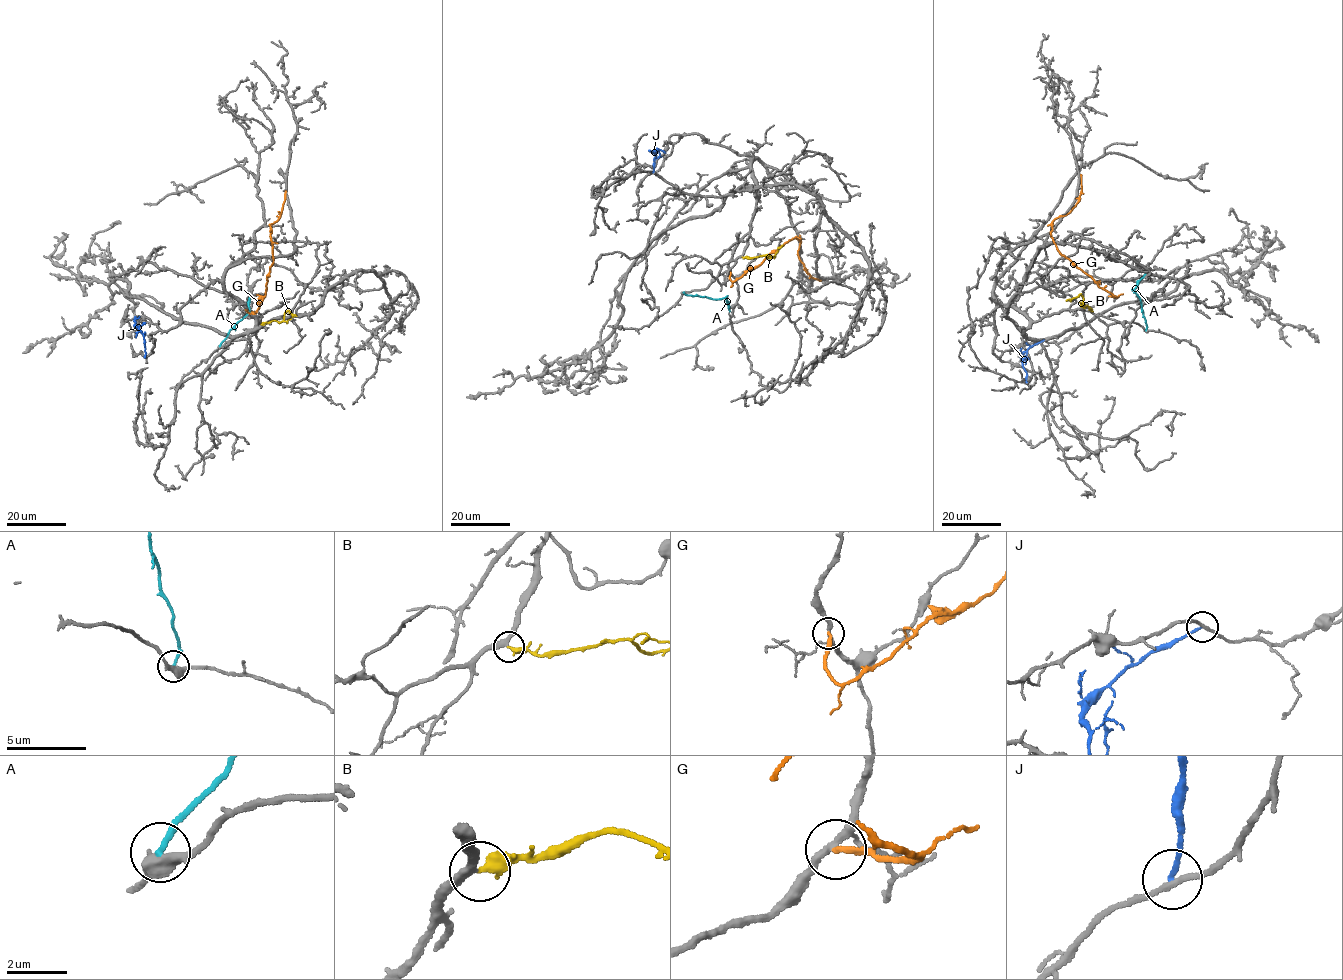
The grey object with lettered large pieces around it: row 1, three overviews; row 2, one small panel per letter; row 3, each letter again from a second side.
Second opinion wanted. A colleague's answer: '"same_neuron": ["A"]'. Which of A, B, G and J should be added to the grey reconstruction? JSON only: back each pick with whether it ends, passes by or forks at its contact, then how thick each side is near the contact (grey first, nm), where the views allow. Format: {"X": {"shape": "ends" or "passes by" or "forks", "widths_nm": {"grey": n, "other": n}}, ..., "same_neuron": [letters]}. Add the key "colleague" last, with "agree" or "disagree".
{"B": {"shape": "ends", "widths_nm": {"grey": 260, "other": 360}}, "same_neuron": ["B"], "colleague": "disagree"}

